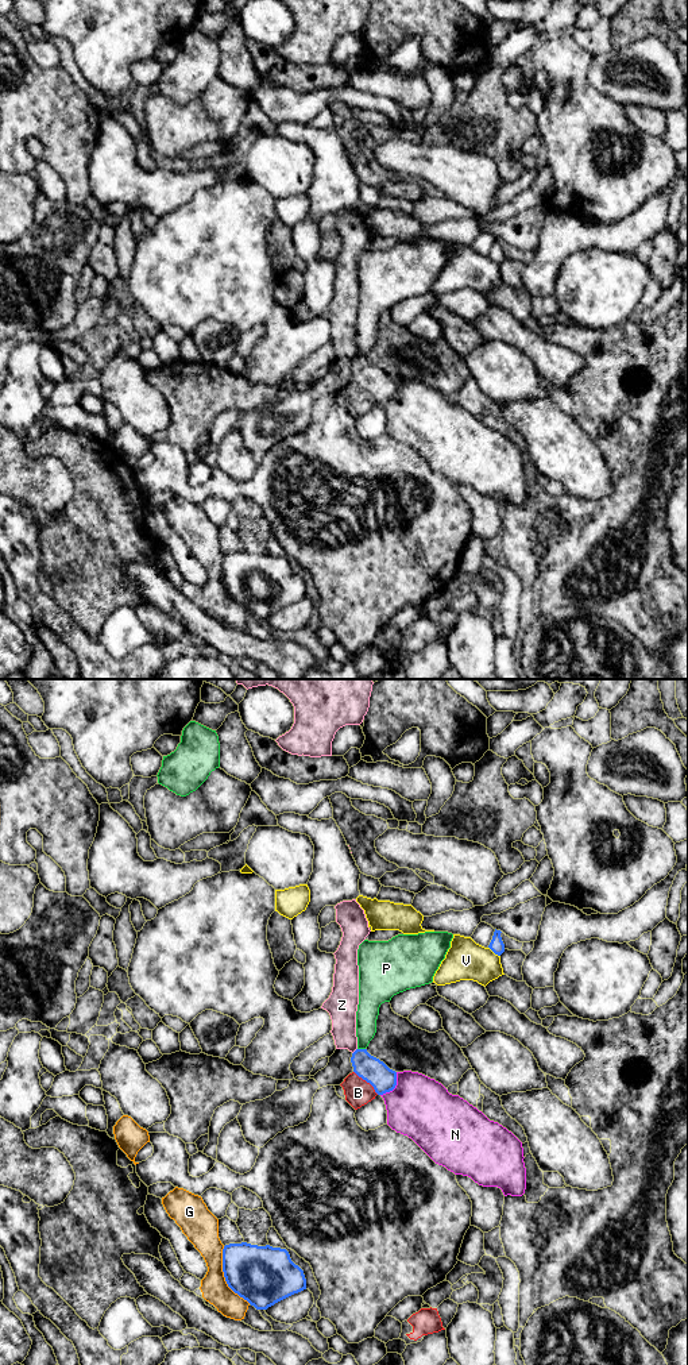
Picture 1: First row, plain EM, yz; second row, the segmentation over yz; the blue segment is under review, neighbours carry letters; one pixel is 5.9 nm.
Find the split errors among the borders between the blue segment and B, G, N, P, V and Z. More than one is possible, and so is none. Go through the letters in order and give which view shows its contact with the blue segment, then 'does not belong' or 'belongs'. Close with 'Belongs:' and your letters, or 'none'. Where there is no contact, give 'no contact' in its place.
B: yz | does not belong
G: yz | does not belong
N: yz | does not belong
P: yz | does not belong
V: yz | does not belong
Z: yz | does not belong
Belongs: none

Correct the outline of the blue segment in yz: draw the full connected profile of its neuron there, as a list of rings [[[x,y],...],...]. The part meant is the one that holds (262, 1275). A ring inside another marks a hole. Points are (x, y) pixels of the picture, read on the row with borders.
[[[247,1242],[229,1243],[223,1249],[223,1272],[228,1287],[256,1310],[267,1310],[275,1303],[306,1289],[304,1270],[295,1265],[286,1249]]]

